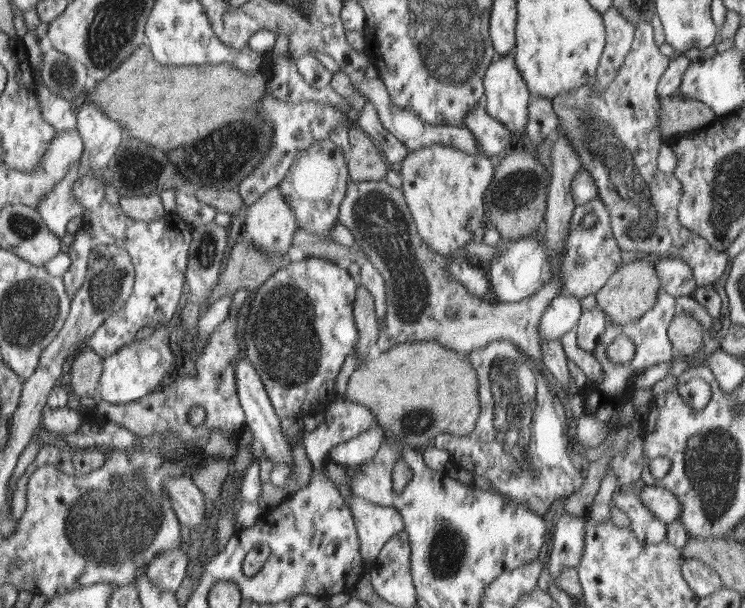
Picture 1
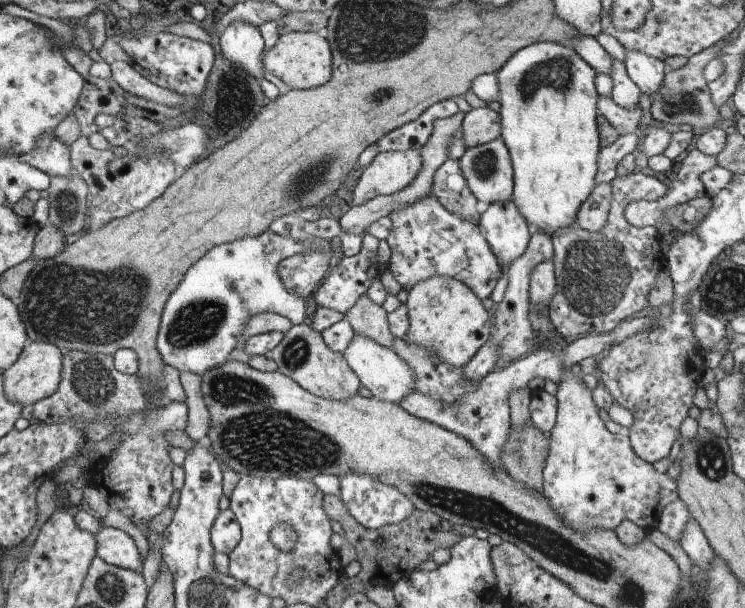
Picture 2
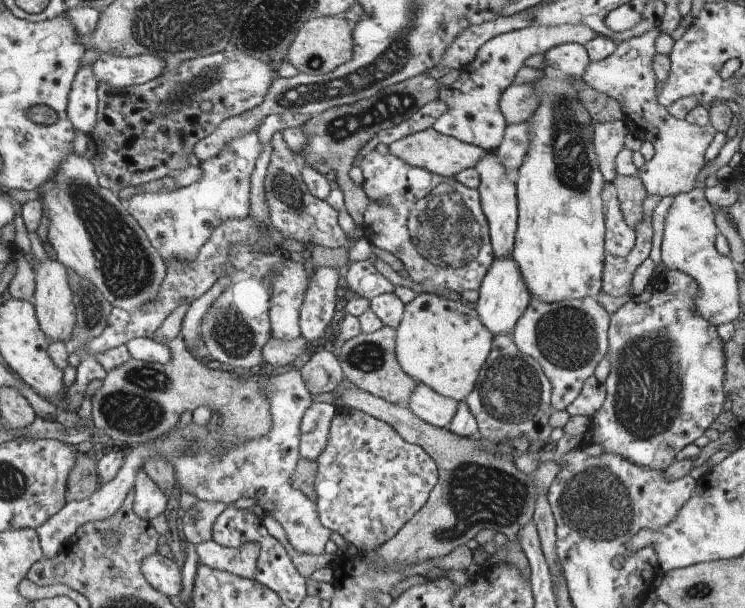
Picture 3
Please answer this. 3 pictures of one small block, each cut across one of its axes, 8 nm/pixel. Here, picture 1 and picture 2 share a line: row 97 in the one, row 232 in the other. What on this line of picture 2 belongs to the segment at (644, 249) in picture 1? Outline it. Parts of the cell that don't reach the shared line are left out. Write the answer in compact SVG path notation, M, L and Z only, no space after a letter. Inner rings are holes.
M636 167L633 174L627 176L618 175L612 180L613 198L610 216L605 228L599 232L589 232L580 229L576 225L557 231L552 237L554 242L555 278L557 294L548 308L551 324L564 337L569 335L589 333L609 333L615 330L620 322L632 317L635 312L643 310L651 311L648 302L648 294L657 274L667 265L668 257L666 251L660 249L660 234L657 228L636 228L626 220L624 212L626 207L641 200L656 201L667 194L668 182L671 175L654 172L650 167Z

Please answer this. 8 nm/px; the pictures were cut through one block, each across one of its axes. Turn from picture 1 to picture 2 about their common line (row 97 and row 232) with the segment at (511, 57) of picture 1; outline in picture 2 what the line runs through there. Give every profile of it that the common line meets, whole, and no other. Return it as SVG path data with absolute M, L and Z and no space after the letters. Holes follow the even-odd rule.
M515 202L493 203L479 216L478 224L487 233L496 260L505 270L527 251L530 232L527 220L519 212Z

